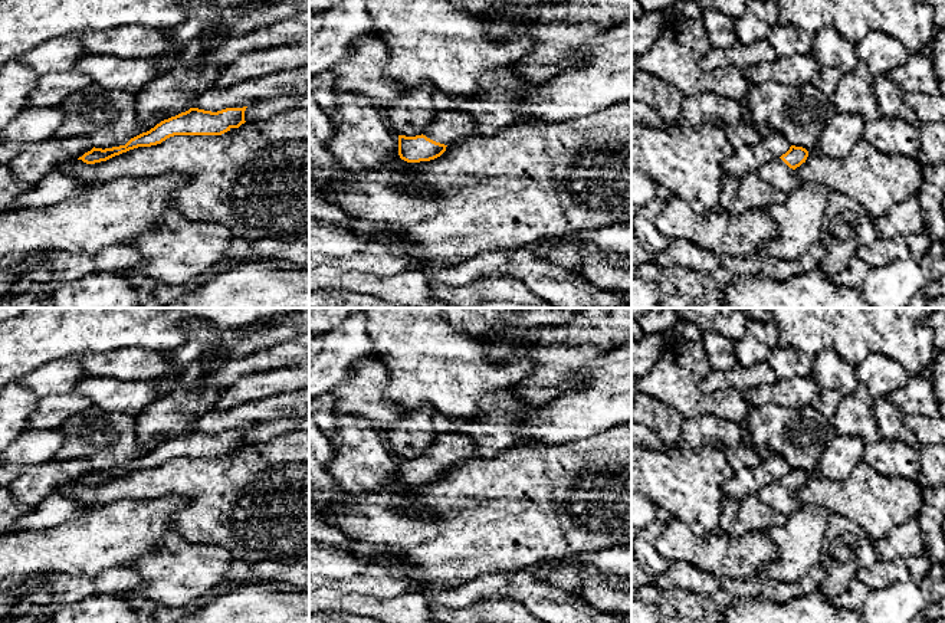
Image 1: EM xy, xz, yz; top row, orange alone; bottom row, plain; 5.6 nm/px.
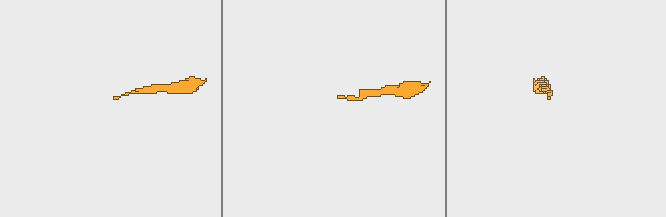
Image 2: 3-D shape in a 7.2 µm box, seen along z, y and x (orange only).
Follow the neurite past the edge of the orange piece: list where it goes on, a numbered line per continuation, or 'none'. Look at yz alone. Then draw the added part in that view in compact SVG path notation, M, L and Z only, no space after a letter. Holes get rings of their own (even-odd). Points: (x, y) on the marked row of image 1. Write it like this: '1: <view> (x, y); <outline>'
1: yz (777, 173); M781 158L759 164L757 173L761 178L784 191L787 196L795 191L801 184L795 170L790 168Z

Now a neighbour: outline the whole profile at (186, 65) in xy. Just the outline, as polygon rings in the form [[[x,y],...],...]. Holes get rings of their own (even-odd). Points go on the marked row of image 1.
[[[196,40],[178,49],[175,59],[135,95],[138,121],[144,124],[157,115],[171,118],[193,108],[194,98],[211,88],[224,68],[198,62],[214,46],[211,40]]]

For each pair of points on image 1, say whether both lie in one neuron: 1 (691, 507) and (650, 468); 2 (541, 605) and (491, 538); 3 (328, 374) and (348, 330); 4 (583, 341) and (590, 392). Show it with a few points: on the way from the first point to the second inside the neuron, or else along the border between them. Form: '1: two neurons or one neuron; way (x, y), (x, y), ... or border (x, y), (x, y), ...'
1: one neuron; way (683, 497), (660, 475)
2: two neurons; border (530, 569), (496, 571)
3: one neuron; way (328, 363), (347, 341)
4: two neurons; border (616, 348), (590, 358), (576, 371)

